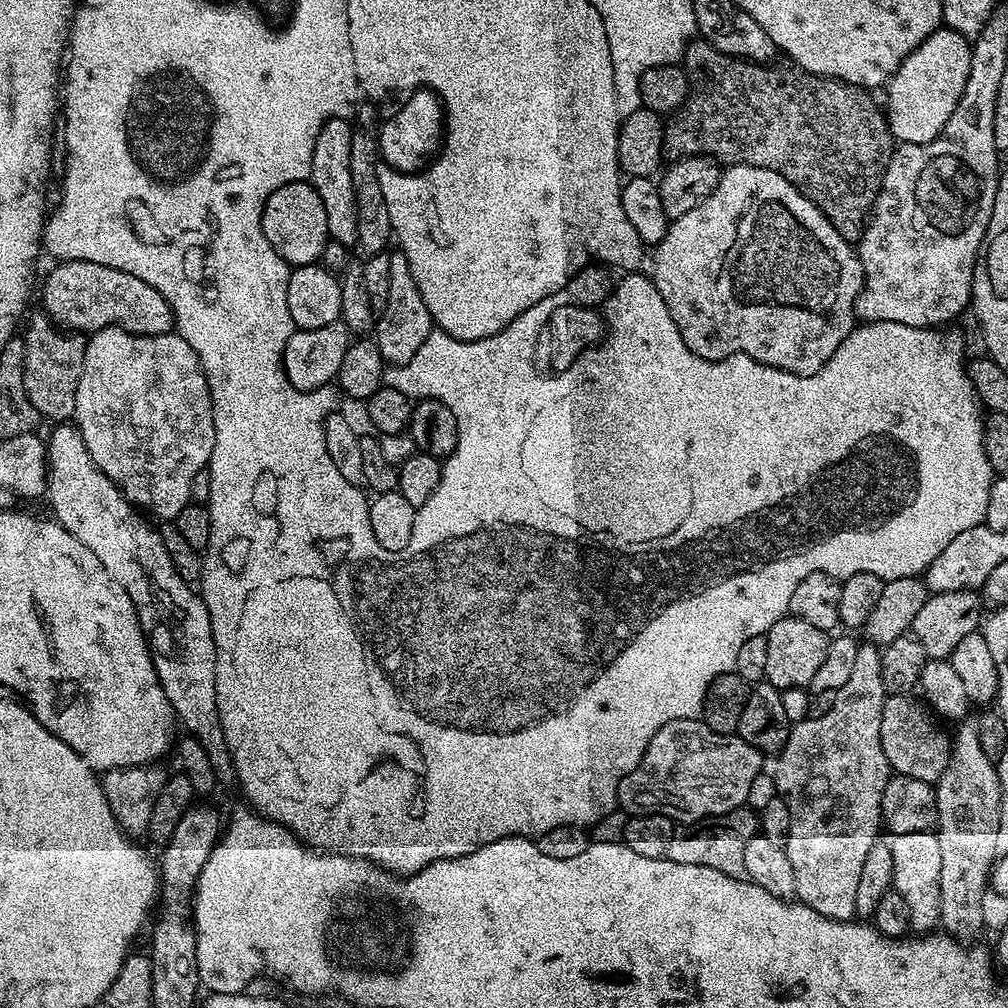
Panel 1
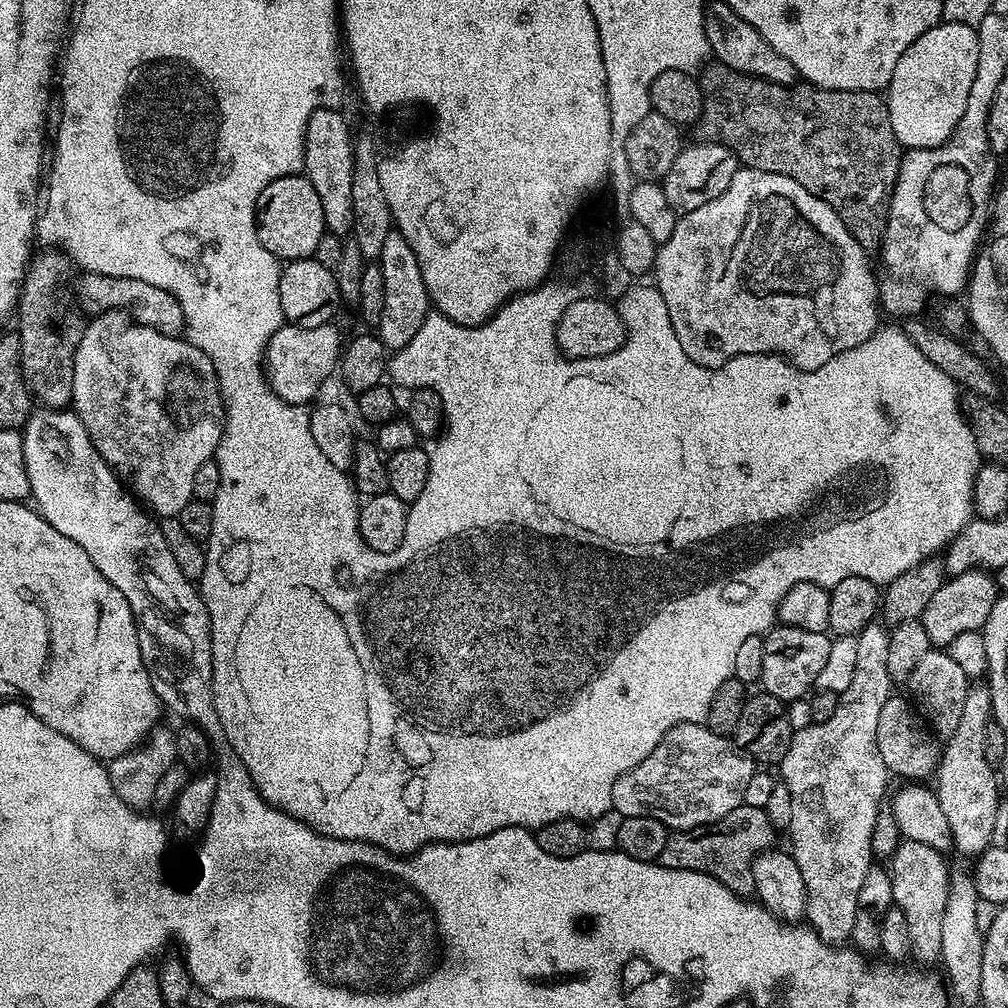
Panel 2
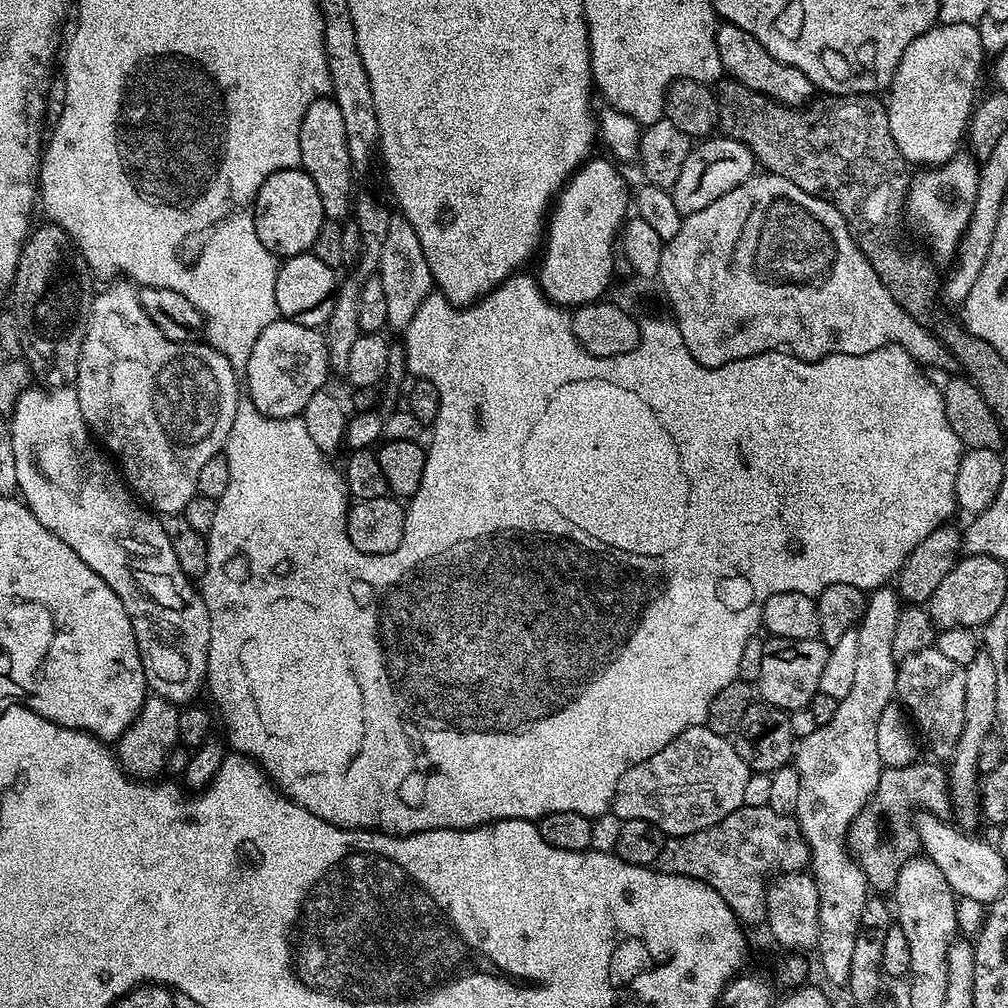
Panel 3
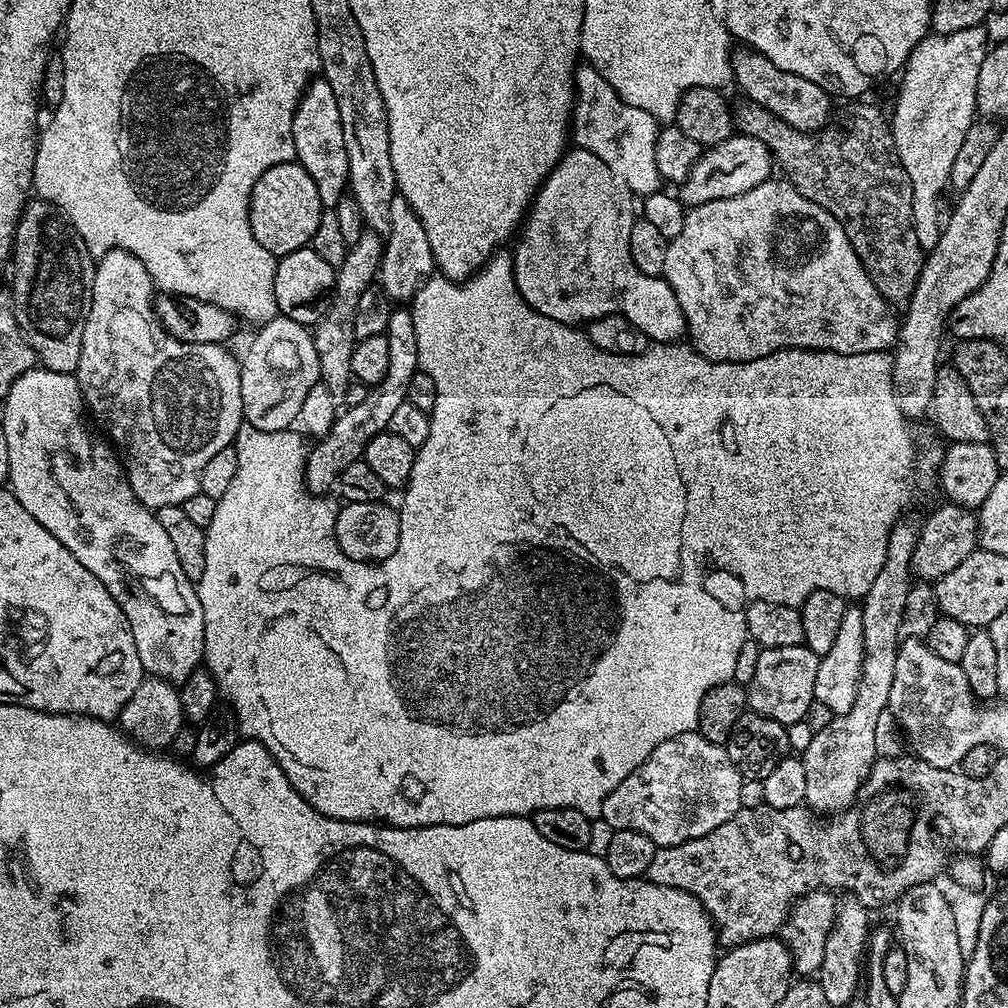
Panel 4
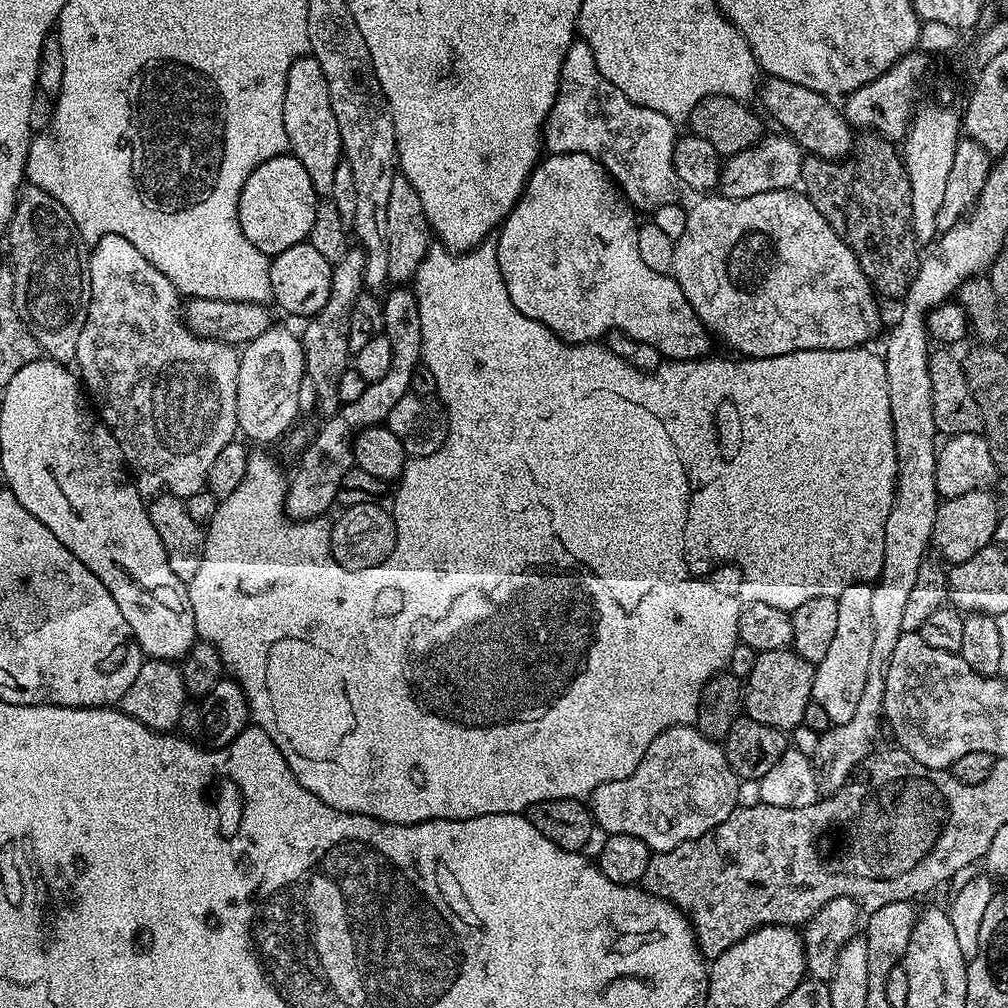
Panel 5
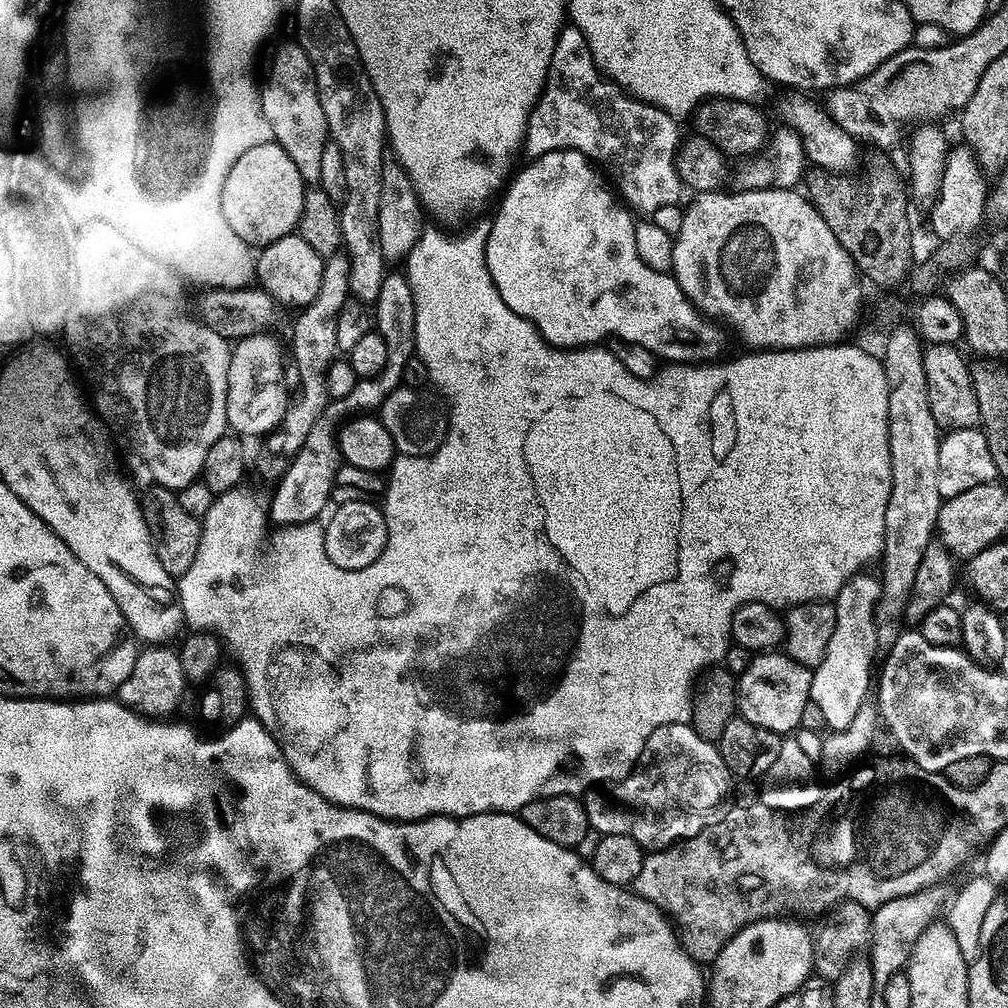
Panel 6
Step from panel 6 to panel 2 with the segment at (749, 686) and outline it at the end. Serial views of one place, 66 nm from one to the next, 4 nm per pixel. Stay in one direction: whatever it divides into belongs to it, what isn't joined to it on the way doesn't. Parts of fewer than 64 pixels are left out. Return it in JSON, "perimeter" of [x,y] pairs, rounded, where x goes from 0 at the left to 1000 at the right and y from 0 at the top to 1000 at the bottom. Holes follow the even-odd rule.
{"perimeter":[[[779,619],[763,623],[758,631],[753,682],[779,696],[799,693],[809,684],[812,668],[823,650],[825,637],[826,632],[821,627],[796,625]]]}

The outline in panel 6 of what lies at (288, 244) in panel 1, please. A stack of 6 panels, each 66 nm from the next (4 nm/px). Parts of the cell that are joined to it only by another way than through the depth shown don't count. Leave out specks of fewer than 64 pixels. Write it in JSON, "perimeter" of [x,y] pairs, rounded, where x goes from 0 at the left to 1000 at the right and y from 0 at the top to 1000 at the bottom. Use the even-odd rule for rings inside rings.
{"perimeter":[[[273,141],[252,145],[232,161],[218,193],[218,210],[240,240],[257,248],[276,236],[289,234],[298,225],[304,184],[296,165]]]}

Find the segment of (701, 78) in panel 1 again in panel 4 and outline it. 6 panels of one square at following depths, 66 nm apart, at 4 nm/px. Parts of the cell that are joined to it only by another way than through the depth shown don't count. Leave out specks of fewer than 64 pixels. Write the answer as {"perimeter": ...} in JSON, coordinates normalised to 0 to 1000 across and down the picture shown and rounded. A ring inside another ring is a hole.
{"perimeter":[[[738,101],[734,108],[729,108],[728,123],[737,134],[750,137],[766,150],[769,166],[778,170],[777,178],[790,187],[792,192],[804,196],[804,200],[815,204],[815,208],[831,216],[831,224],[839,228],[839,236],[843,236],[847,252],[851,252],[855,264],[861,269],[861,275],[877,298],[881,299],[885,290],[889,290],[889,282],[881,282],[881,270],[877,270],[877,266],[885,266],[885,270],[889,270],[889,266],[897,266],[897,258],[901,258],[901,270],[909,270],[912,274],[915,272],[919,251],[913,246],[905,227],[903,176],[892,160],[885,129],[878,116],[876,119],[871,112],[861,111],[850,123],[841,123],[837,128],[821,125],[812,131],[797,131],[788,129],[788,125],[780,125],[780,121],[764,113],[764,109]]]}

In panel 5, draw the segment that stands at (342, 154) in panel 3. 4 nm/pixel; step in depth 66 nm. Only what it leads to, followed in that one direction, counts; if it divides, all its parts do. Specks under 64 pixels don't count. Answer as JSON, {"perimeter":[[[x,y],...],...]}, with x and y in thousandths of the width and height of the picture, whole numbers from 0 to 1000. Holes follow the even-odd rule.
{"perimeter":[[[303,54],[297,57],[286,70],[286,80],[282,90],[282,104],[280,105],[281,135],[286,139],[289,154],[300,161],[304,173],[308,173],[308,181],[314,191],[328,191],[331,177],[335,174],[333,162],[338,162],[339,148],[335,123],[331,121],[331,111],[327,105],[327,93],[323,85],[323,77],[313,57]]]}

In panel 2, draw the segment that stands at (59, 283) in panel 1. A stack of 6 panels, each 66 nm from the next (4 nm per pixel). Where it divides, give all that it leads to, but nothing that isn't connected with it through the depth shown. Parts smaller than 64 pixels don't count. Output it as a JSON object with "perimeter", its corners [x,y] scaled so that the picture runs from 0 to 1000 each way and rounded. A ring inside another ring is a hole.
{"perimeter":[[[83,270],[75,278],[75,294],[79,297],[78,305],[87,312],[98,312],[115,307],[122,308],[141,323],[157,327],[158,331],[182,334],[185,326],[181,303],[169,288],[161,288],[161,284],[149,284],[149,280],[141,280],[133,276],[117,276],[96,270]]]}

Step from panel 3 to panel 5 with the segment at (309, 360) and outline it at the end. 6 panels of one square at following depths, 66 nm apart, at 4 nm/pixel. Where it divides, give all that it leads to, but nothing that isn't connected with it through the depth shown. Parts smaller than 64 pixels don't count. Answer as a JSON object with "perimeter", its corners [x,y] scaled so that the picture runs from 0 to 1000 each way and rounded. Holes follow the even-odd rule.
{"perimeter":[[[277,323],[268,324],[259,333],[241,342],[236,356],[234,416],[237,428],[243,429],[250,437],[274,437],[293,419],[295,406],[270,405],[270,380],[274,373],[278,377],[292,376],[294,379],[303,376],[304,370],[298,364],[302,360],[302,344],[298,341],[297,332]],[[285,360],[294,360],[294,366],[286,365]]]}

